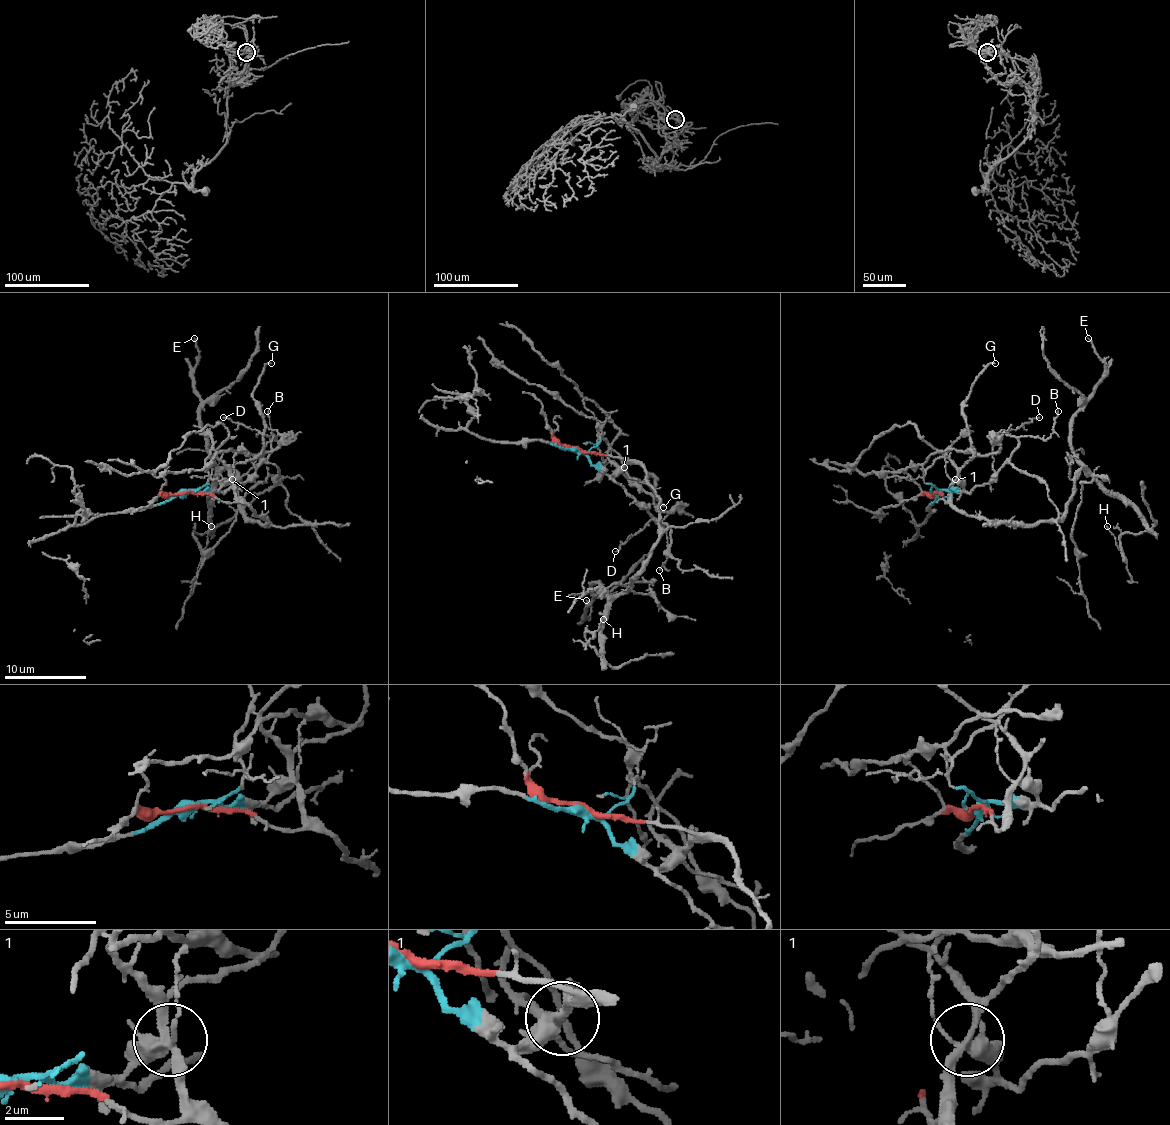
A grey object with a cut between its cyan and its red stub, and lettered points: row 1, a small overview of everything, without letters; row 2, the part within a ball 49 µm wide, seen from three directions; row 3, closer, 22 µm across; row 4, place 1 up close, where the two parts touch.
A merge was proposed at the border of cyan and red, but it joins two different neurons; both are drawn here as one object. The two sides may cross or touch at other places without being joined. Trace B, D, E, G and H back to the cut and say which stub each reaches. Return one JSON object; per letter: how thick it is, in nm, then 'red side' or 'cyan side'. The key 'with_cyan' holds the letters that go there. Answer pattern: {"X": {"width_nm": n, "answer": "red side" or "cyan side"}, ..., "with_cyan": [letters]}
{"B": {"width_nm": 120, "answer": "cyan side"}, "D": {"width_nm": 100, "answer": "cyan side"}, "E": {"width_nm": 160, "answer": "red side"}, "G": {"width_nm": 120, "answer": "red side"}, "H": {"width_nm": 90, "answer": "red side"}, "with_cyan": ["B", "D"]}

